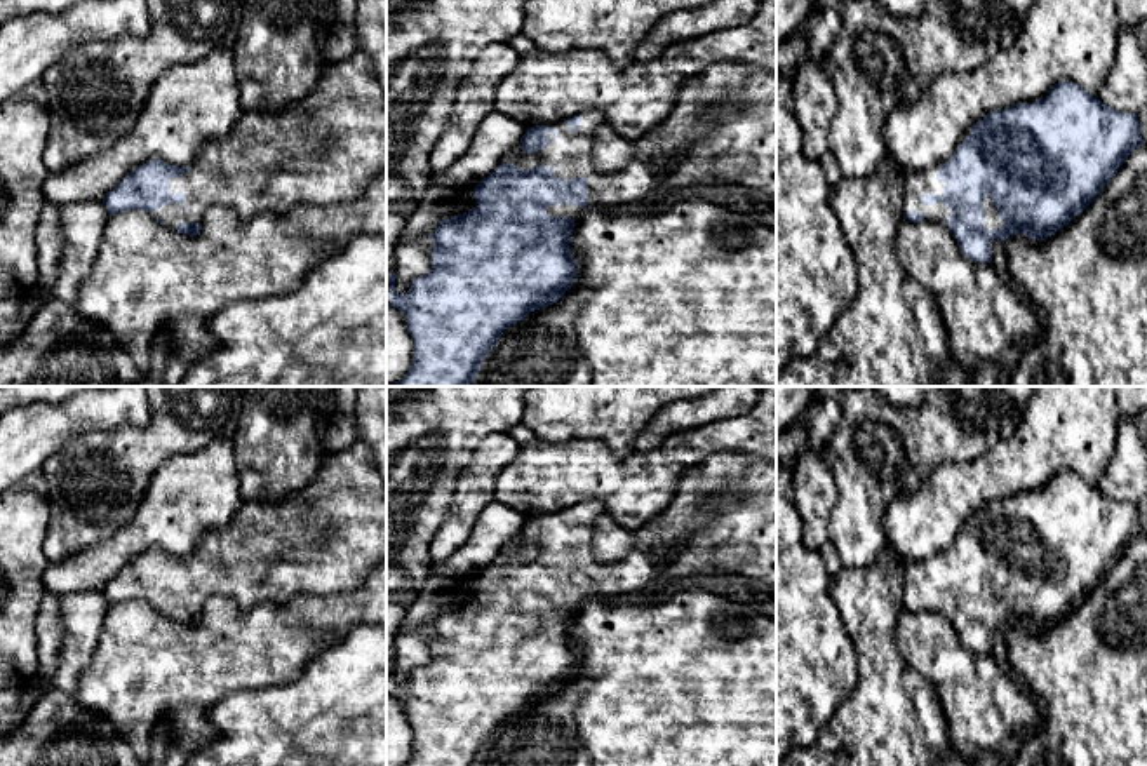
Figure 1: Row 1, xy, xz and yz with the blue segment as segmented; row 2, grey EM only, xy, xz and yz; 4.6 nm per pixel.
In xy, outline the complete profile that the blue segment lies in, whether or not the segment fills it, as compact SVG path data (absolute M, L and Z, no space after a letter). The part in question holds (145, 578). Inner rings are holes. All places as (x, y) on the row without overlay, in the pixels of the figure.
M355 440L329 454L315 479L285 496L273 517L245 505L226 527L198 540L188 557L162 548L146 550L108 581L103 595L110 606L144 601L160 615L195 627L211 595L233 599L244 611L265 601L325 597L362 587L381 562L386 562L386 480L372 449Z

